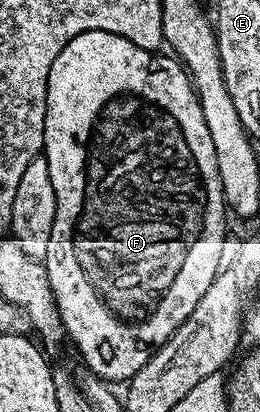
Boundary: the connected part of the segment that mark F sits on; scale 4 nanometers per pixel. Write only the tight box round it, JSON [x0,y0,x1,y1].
[42,30,227,384]

